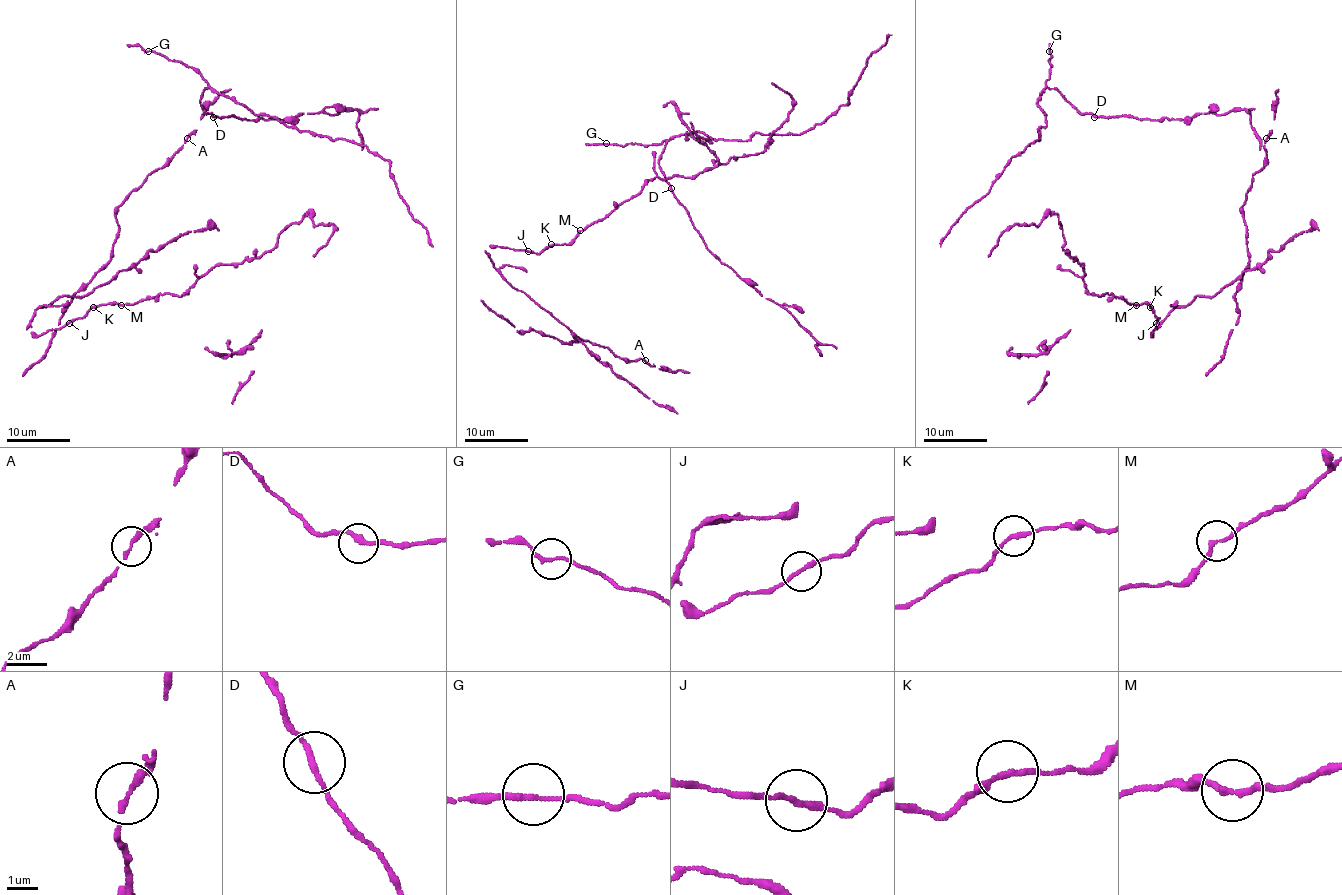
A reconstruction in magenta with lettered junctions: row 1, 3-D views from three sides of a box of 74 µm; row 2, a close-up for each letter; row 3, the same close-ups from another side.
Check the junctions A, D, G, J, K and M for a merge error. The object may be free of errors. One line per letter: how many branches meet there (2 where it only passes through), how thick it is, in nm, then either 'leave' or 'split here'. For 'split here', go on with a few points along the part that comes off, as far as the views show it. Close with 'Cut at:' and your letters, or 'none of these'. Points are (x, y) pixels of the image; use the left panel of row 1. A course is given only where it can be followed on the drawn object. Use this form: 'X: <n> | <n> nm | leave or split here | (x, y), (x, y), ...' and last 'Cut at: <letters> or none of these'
A: 2 | 170 nm | leave
D: 2 | 190 nm | leave
G: 2 | 180 nm | leave
J: 2 | 190 nm | leave
K: 2 | 190 nm | leave
M: 2 | 190 nm | split here | (122, 305), (181, 295), (216, 265), (270, 251), (305, 214), (315, 225), (334, 227), (313, 257)
Cut at: M

